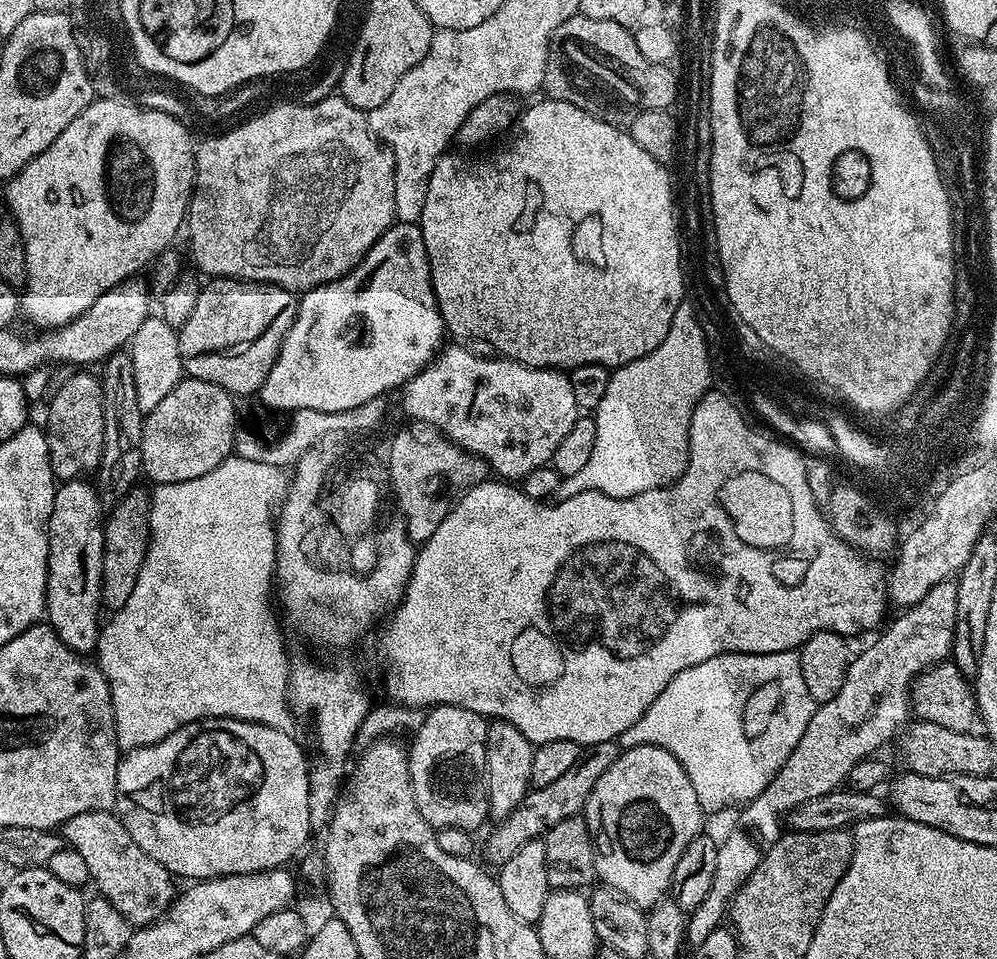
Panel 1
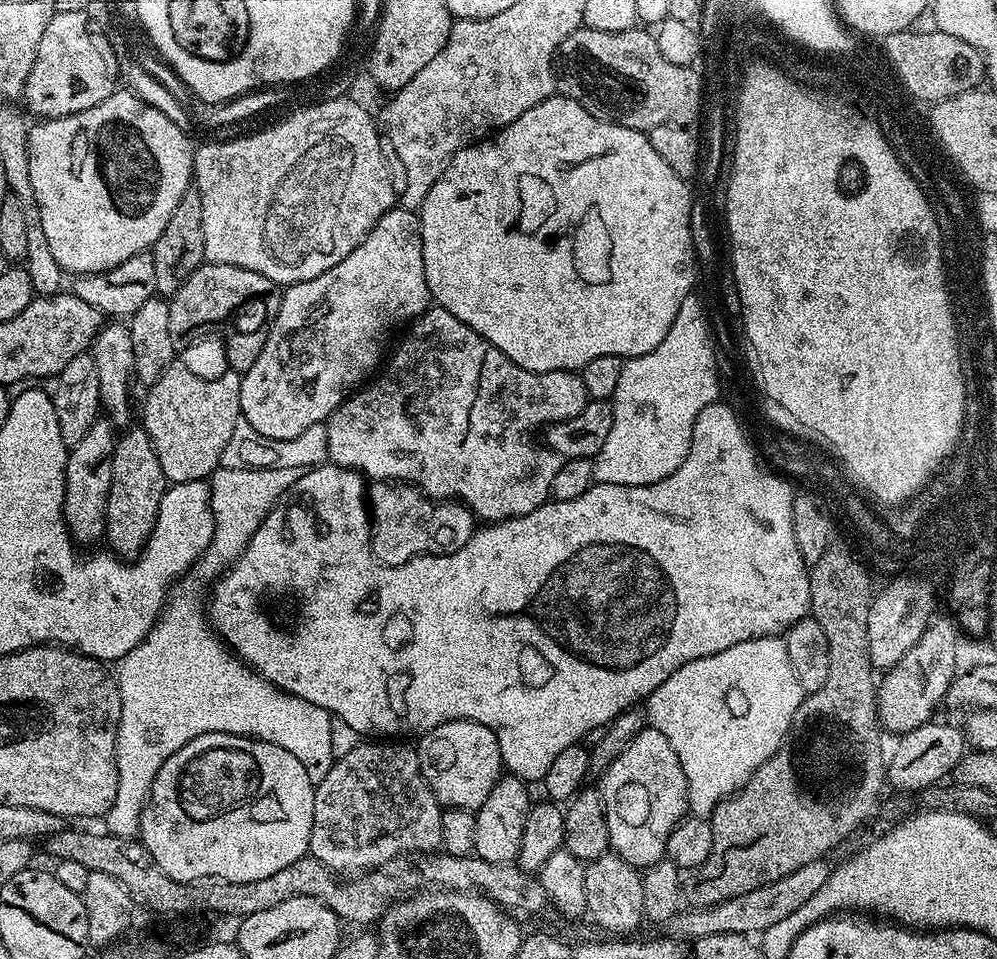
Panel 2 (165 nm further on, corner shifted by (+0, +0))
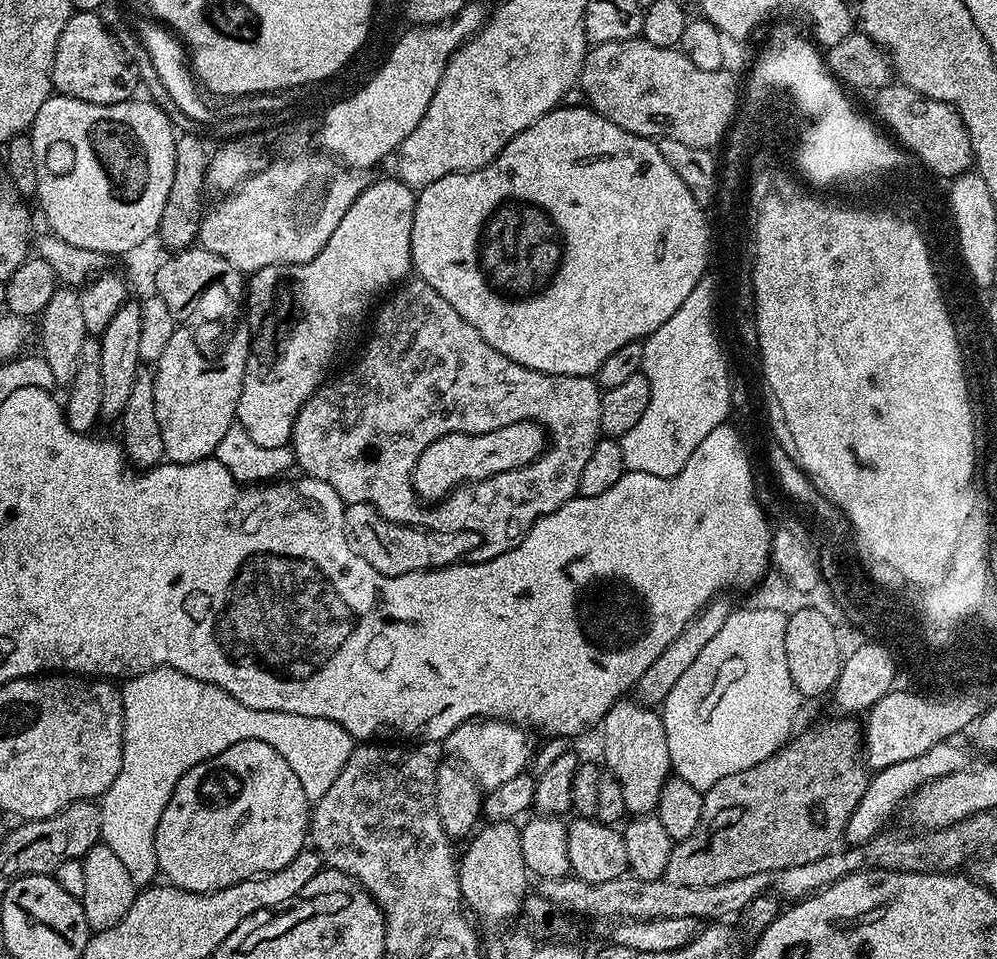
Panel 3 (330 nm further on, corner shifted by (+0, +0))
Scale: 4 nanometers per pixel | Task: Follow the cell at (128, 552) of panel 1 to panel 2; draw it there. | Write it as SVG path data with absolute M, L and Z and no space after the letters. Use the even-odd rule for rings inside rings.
M129 426L117 435L116 449L112 455L112 485L108 491L104 515L103 539L115 555L131 562L139 556L154 530L158 518L158 506L162 506L164 491L169 487L162 474L158 454L154 454L154 442L143 426Z

